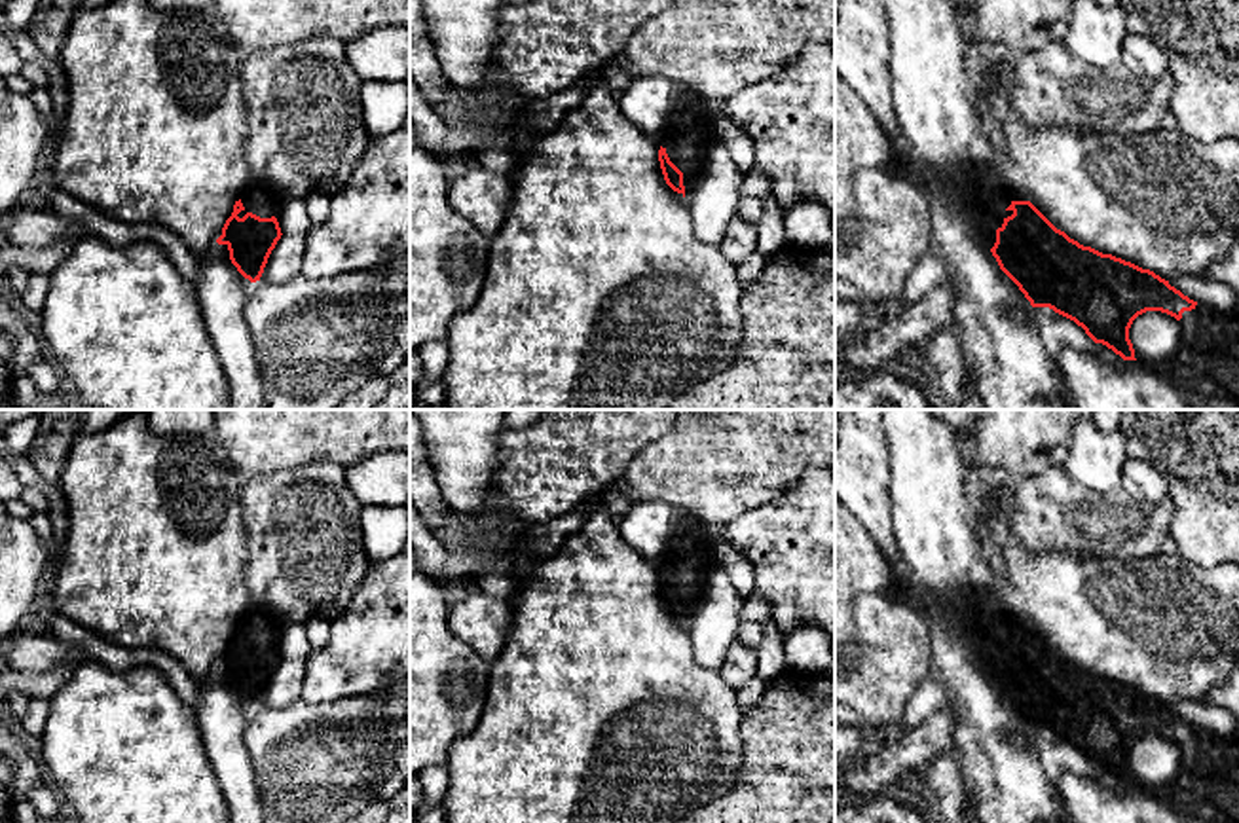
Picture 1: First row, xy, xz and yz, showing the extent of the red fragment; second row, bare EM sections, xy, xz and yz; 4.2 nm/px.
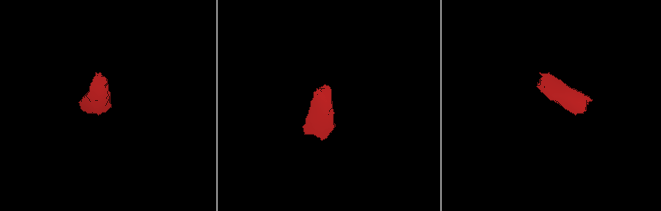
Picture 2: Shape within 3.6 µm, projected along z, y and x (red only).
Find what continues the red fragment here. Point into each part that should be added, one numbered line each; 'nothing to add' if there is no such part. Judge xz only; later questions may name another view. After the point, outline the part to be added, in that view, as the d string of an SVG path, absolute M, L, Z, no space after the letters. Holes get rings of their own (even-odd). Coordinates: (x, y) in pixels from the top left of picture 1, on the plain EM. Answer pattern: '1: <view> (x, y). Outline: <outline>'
1: xz (687, 558). Outline: M679 527L668 540L658 567L672 588L683 594L698 592L713 561L710 531Z

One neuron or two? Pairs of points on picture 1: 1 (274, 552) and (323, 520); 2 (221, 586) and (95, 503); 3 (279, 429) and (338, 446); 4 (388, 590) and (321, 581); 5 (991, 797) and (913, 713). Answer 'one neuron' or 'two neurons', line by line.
1: one neuron
2: one neuron
3: one neuron
4: two neurons
5: two neurons

